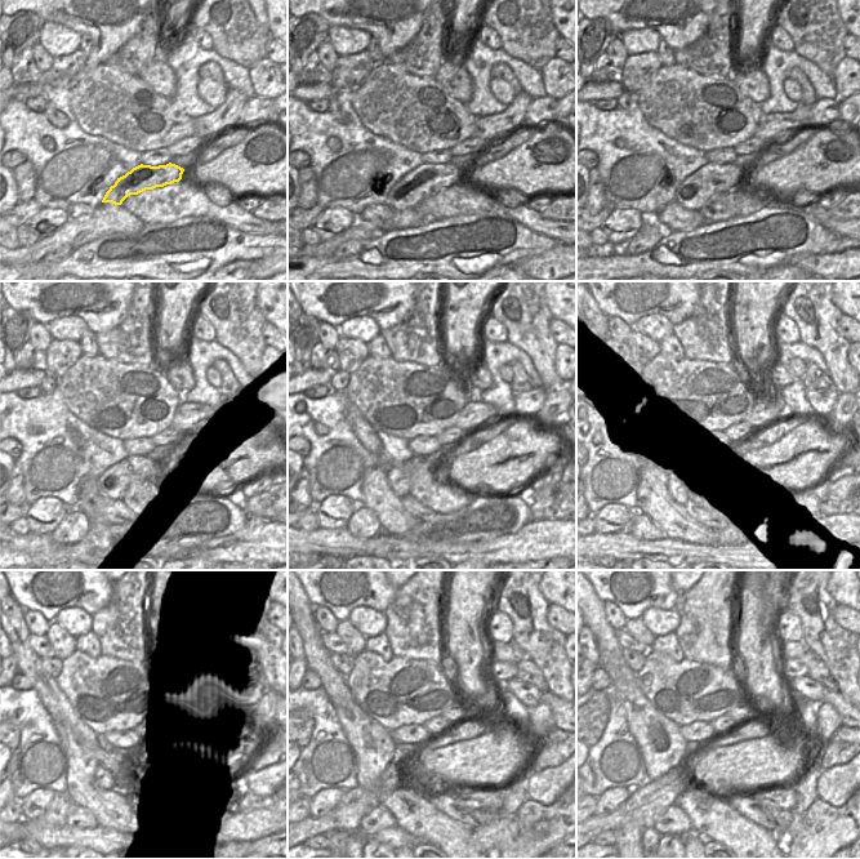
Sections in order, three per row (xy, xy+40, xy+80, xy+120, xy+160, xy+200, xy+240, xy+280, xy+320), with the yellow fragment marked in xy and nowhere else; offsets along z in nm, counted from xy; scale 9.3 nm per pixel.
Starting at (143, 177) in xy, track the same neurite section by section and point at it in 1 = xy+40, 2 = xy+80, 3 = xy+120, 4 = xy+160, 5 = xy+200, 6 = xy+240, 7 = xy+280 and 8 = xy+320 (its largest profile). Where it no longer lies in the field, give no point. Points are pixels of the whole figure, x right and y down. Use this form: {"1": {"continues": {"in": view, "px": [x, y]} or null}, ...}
{"1": {"continues": {"in": "xy+40", "px": [426, 179]}}, "2": {"continues": {"in": "xy+80", "px": [713, 179]}}, "3": {"continues": {"in": "xy+120", "px": [112, 484]}}, "4": {"continues": {"in": "xy+160", "px": [399, 476]}}, "5": {"continues": {"in": "xy+200", "px": [681, 485]}}, "6": {"continues": {"in": "xy+240", "px": [103, 779]}}, "7": {"continues": {"in": "xy+280", "px": [356, 802]}}, "8": {"continues": {"in": "xy+320", "px": [645, 805]}}}

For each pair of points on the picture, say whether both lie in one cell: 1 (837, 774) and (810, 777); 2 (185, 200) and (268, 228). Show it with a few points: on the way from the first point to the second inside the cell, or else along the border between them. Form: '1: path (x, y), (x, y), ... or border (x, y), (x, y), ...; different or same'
1: border (824, 769), (818, 779), (818, 797); different
2: path (205, 207), (215, 212), (232, 214), (248, 223); same

